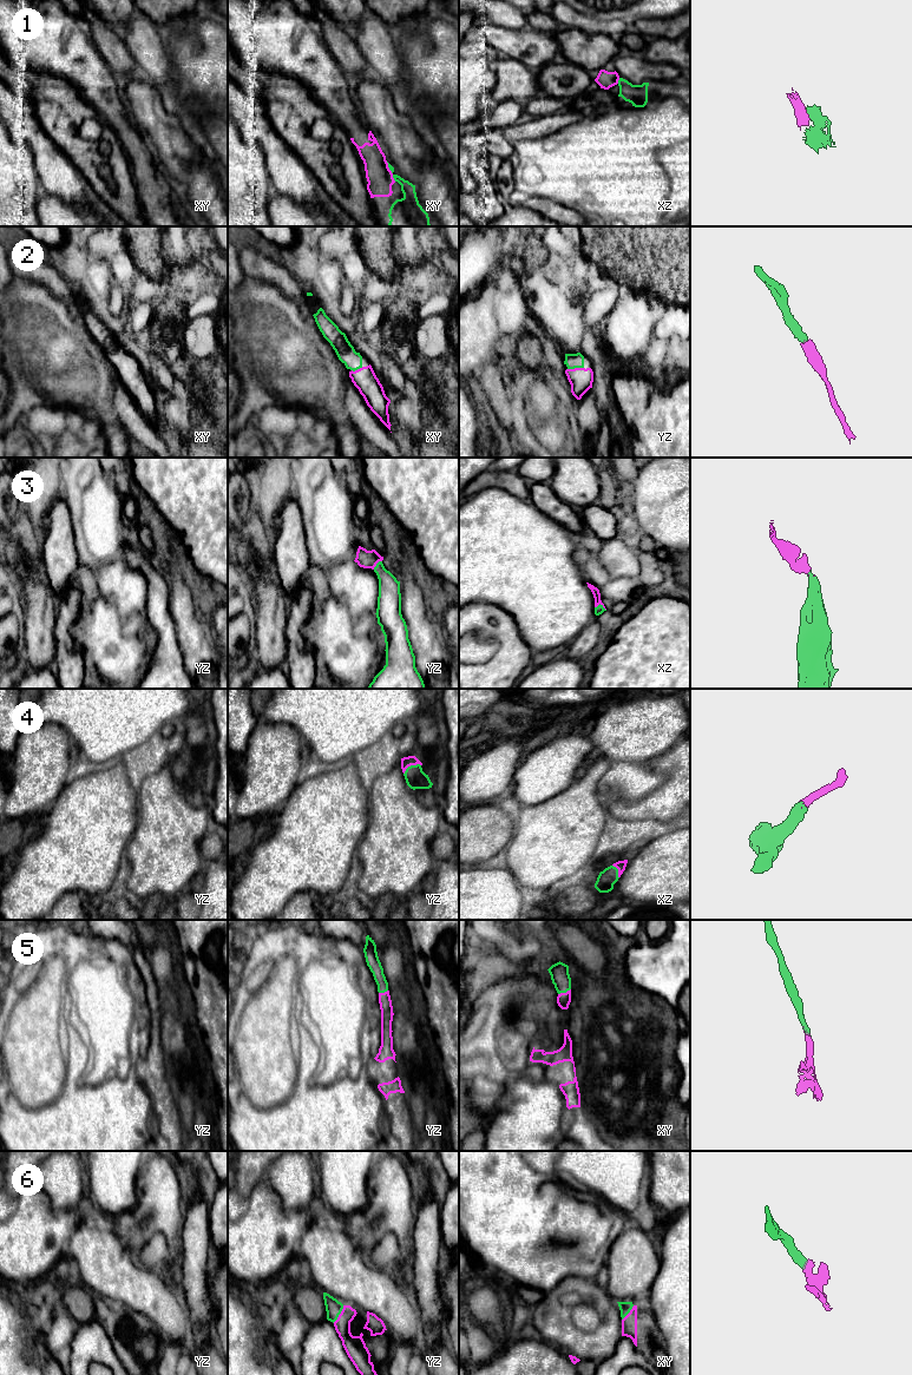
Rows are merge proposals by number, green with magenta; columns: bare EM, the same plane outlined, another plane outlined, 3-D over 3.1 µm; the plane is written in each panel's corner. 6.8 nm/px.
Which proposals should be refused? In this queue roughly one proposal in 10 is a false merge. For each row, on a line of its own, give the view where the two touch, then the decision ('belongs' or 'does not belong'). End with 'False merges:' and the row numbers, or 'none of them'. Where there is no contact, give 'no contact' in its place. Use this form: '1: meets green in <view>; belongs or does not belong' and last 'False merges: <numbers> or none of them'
1: meets green in xz; belongs
2: meets green in yz; belongs
3: meets green in xz; belongs
4: meets green in yz; belongs
5: meets green in xy; belongs
6: meets green in yz; belongs
False merges: none of them

